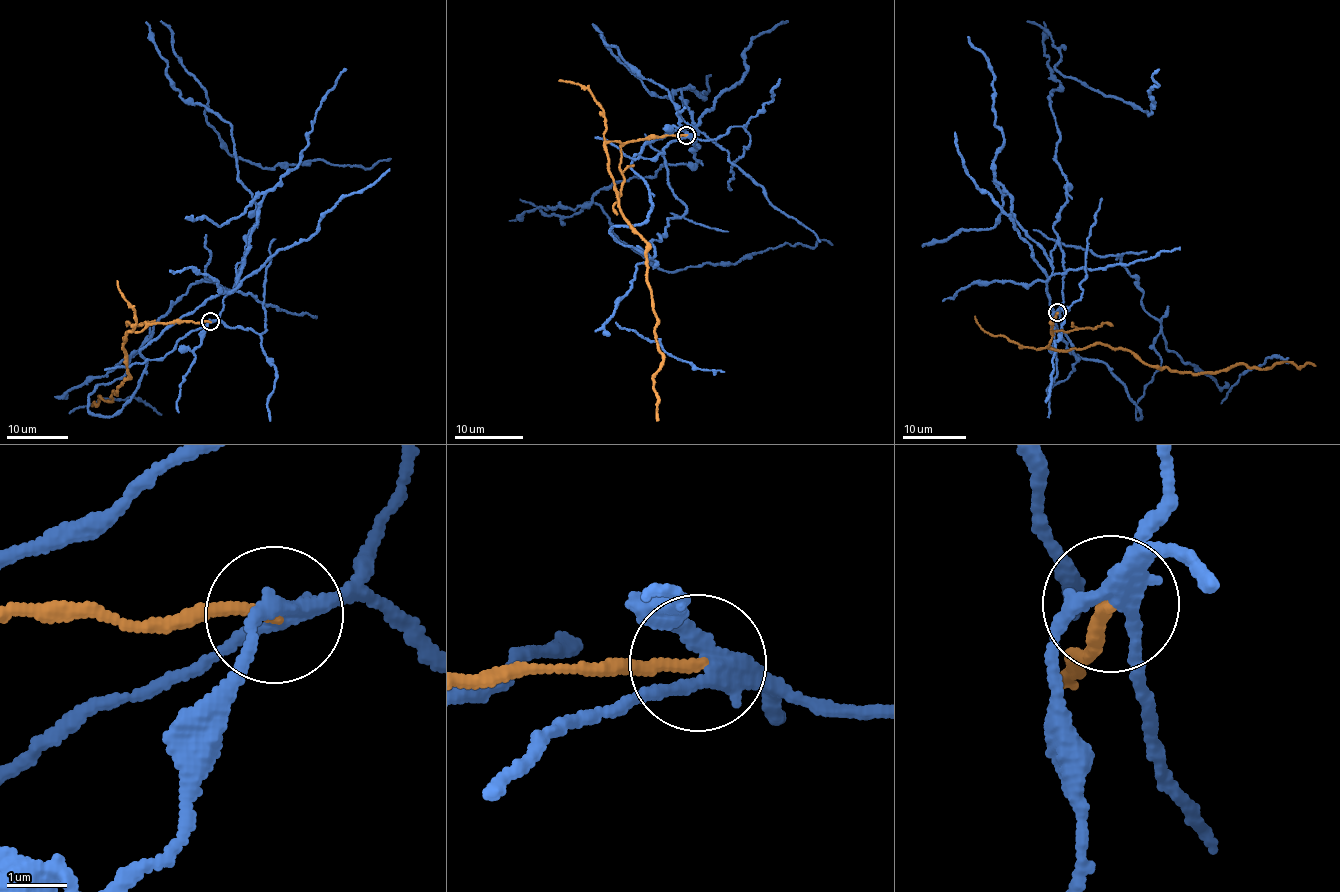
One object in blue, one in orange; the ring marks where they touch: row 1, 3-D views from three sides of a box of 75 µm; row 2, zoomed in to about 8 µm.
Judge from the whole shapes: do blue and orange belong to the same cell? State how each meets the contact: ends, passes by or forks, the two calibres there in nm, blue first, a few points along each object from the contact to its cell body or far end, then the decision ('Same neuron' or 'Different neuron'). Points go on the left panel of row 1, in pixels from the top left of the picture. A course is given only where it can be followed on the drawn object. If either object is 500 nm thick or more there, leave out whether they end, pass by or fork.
At the ring blue forks. At the ring orange ends. Thickness 280 nm (blue) against 180 nm. Course of blue: (210, 321), (240, 262), (231, 292), (139, 351), (111, 416), (88, 395), (139, 349), (63, 397), (161, 415). Course of orange: (209, 322), (150, 323), (128, 333), (123, 344), (128, 377), (112, 399), (99, 396), (93, 407). Different neuron

